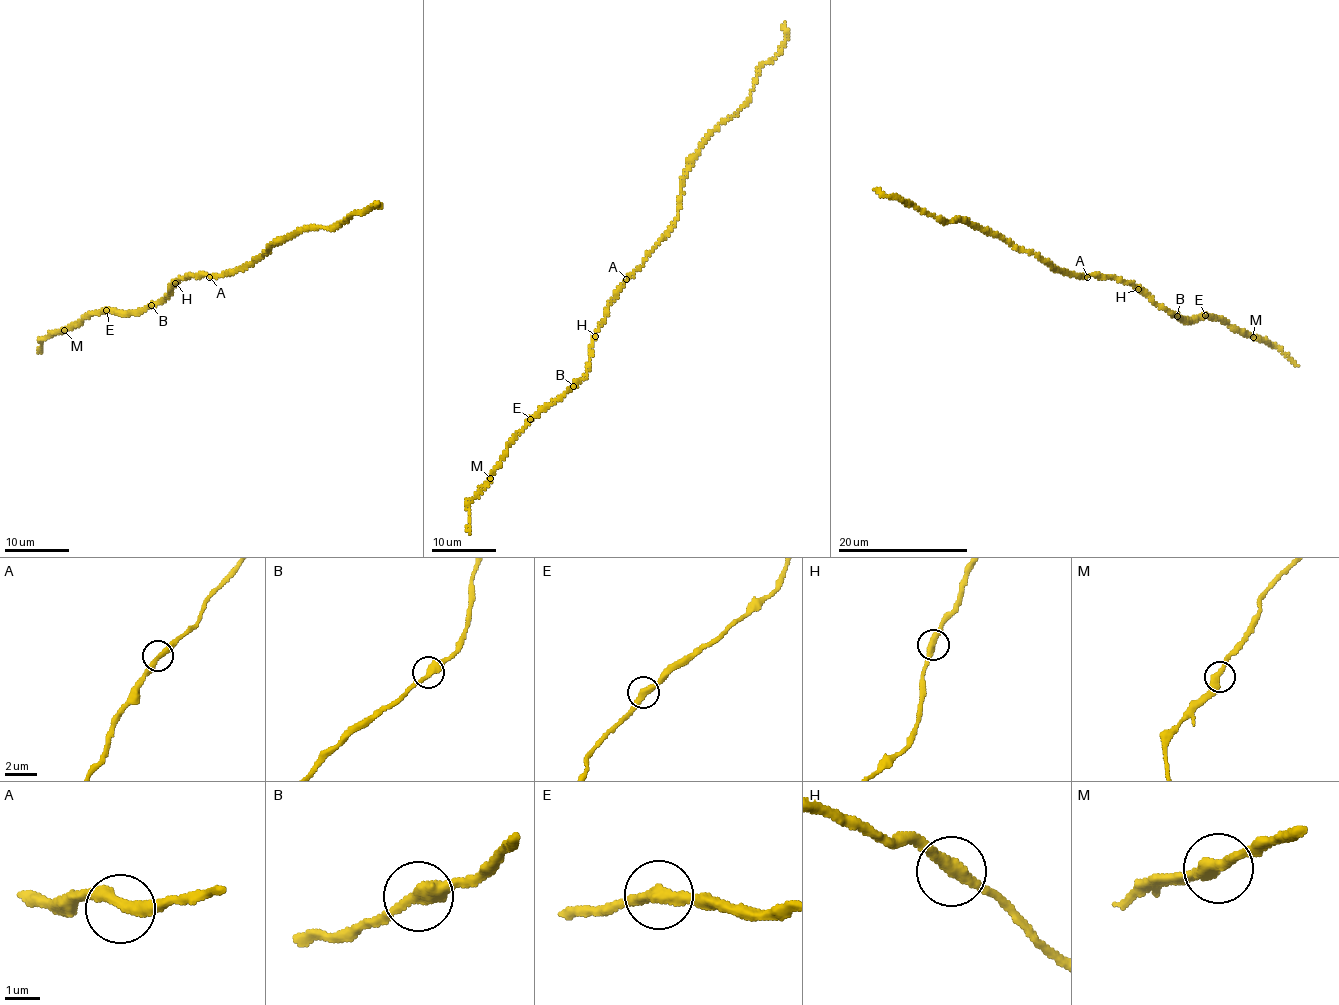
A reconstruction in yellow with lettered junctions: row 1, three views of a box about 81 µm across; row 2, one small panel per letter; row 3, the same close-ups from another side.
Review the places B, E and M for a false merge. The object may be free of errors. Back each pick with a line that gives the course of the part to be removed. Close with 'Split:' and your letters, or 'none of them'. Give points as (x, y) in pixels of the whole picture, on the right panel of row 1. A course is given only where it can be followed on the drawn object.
Split: none of them

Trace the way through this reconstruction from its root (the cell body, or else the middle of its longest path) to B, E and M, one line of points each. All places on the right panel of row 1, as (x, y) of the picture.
B: (1088, 276), (1111, 276), (1134, 285), (1177, 316)
E: (1088, 276), (1111, 276), (1134, 285), (1165, 309), (1187, 321), (1205, 315)
M: (1088, 276), (1123, 280), (1187, 321), (1205, 314), (1218, 317), (1253, 337)

